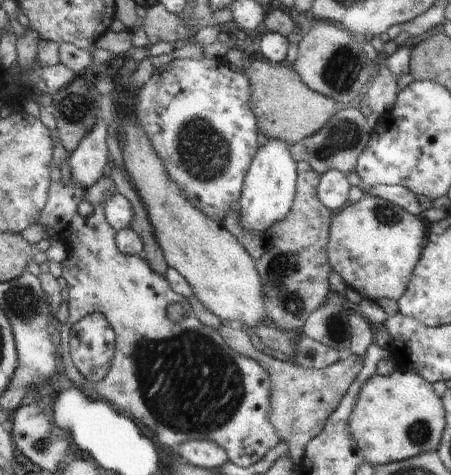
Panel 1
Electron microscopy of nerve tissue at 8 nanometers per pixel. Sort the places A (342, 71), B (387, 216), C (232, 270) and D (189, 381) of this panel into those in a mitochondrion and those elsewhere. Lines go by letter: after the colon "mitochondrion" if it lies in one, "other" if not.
A: mitochondrion
B: mitochondrion
C: other
D: mitochondrion

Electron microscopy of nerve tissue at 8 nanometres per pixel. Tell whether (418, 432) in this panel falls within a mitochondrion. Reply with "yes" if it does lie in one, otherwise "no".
yes

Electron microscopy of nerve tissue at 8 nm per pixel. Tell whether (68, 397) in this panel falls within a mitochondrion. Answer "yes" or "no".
no

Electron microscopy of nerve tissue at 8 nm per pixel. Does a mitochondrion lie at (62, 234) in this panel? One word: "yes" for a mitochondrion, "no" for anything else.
no

